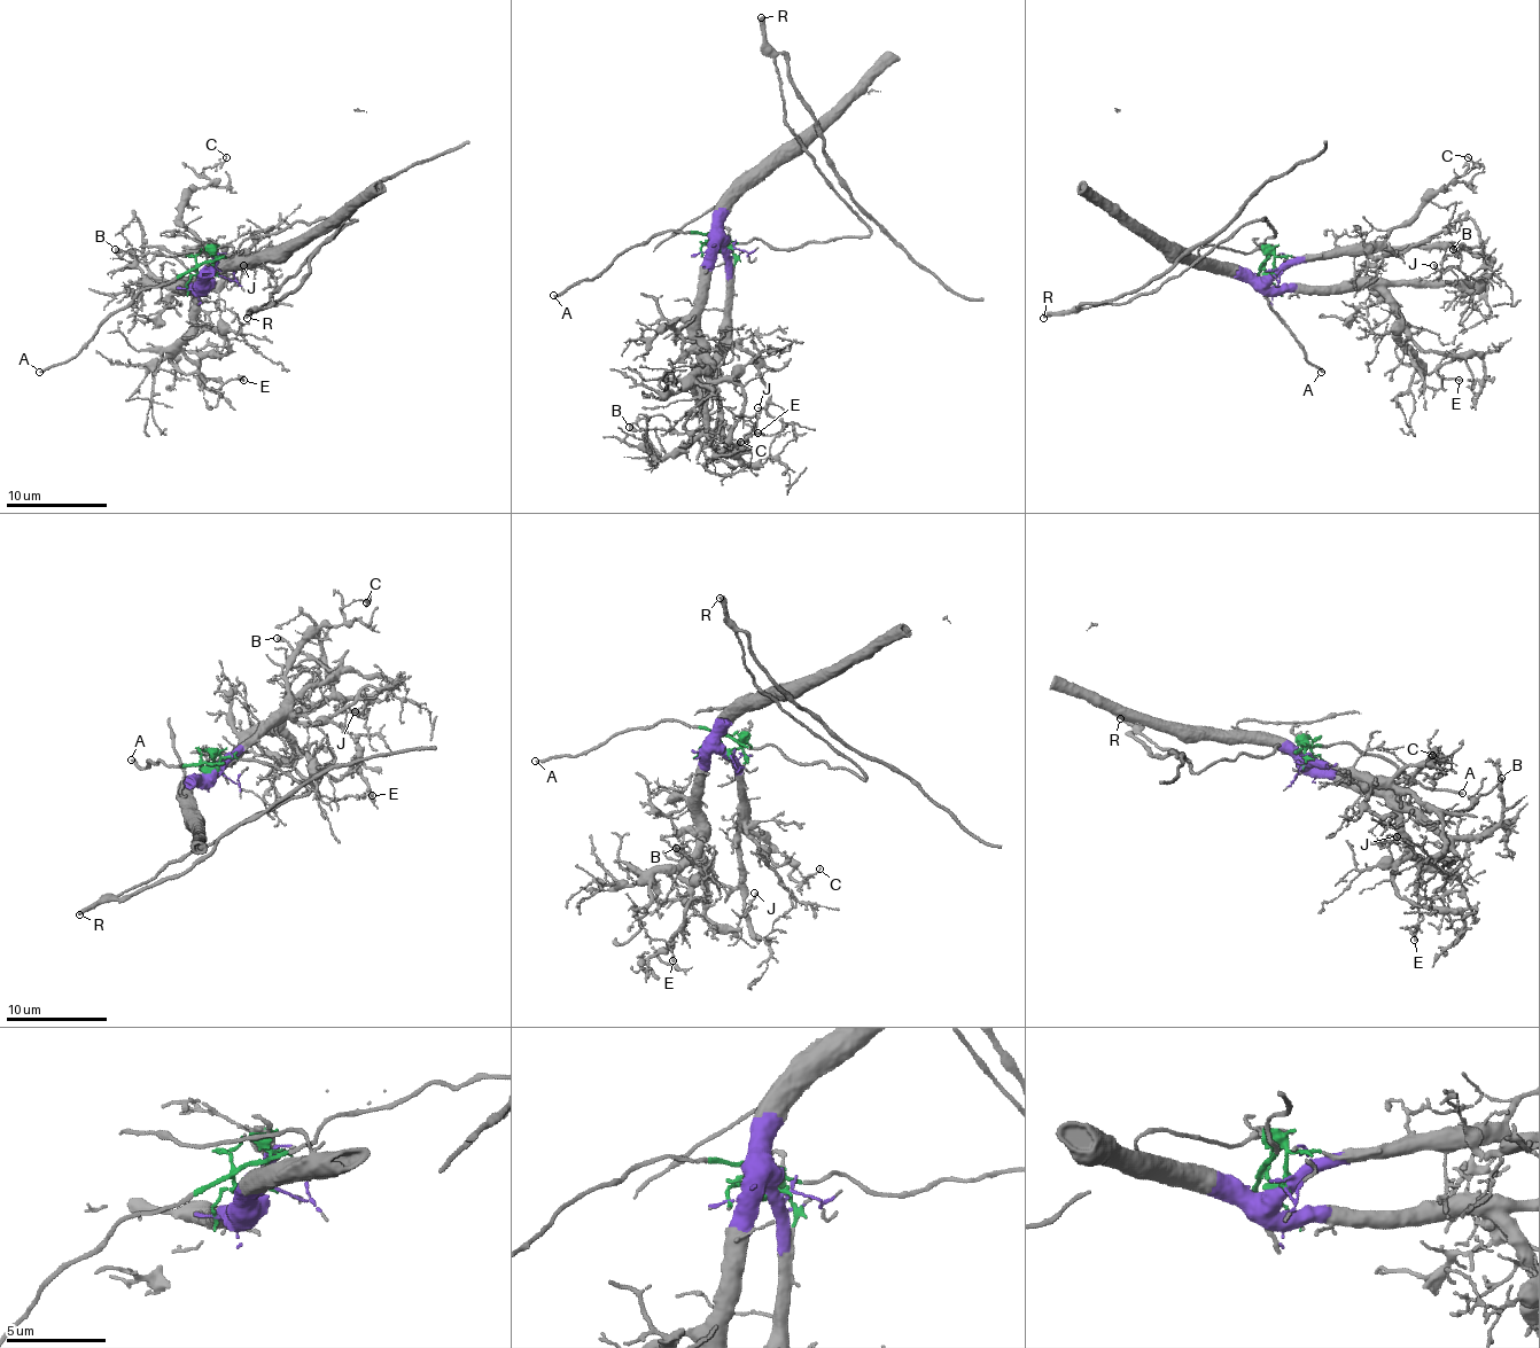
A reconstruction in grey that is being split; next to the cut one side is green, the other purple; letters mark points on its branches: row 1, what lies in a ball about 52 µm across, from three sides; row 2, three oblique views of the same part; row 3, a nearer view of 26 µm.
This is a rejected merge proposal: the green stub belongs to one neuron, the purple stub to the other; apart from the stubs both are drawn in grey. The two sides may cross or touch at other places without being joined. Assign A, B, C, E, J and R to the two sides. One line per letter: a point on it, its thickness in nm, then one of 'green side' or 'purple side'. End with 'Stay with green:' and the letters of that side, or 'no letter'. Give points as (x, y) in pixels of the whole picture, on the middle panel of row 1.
A: (553, 295) | 190 nm | green side
B: (629, 427) | 240 nm | purple side
C: (740, 442) | 80 nm | purple side
E: (757, 433) | 150 nm | purple side
J: (757, 407) | 140 nm | purple side
R: (761, 17) | 360 nm | green side
Stay with green: A, R

